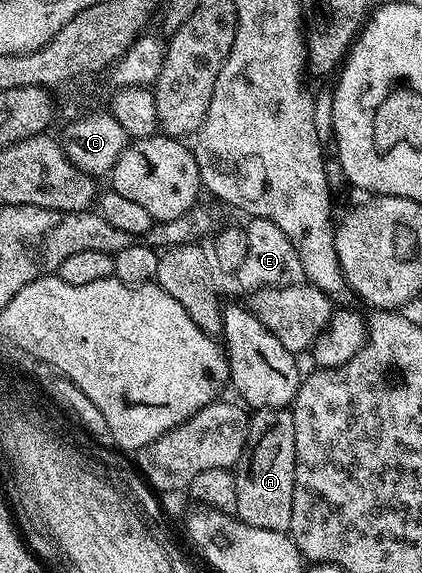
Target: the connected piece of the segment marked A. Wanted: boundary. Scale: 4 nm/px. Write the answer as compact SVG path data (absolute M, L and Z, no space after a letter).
M289 408L258 410L250 417L245 450L235 470L237 479L236 517L255 528L288 531L295 496L295 420Z

